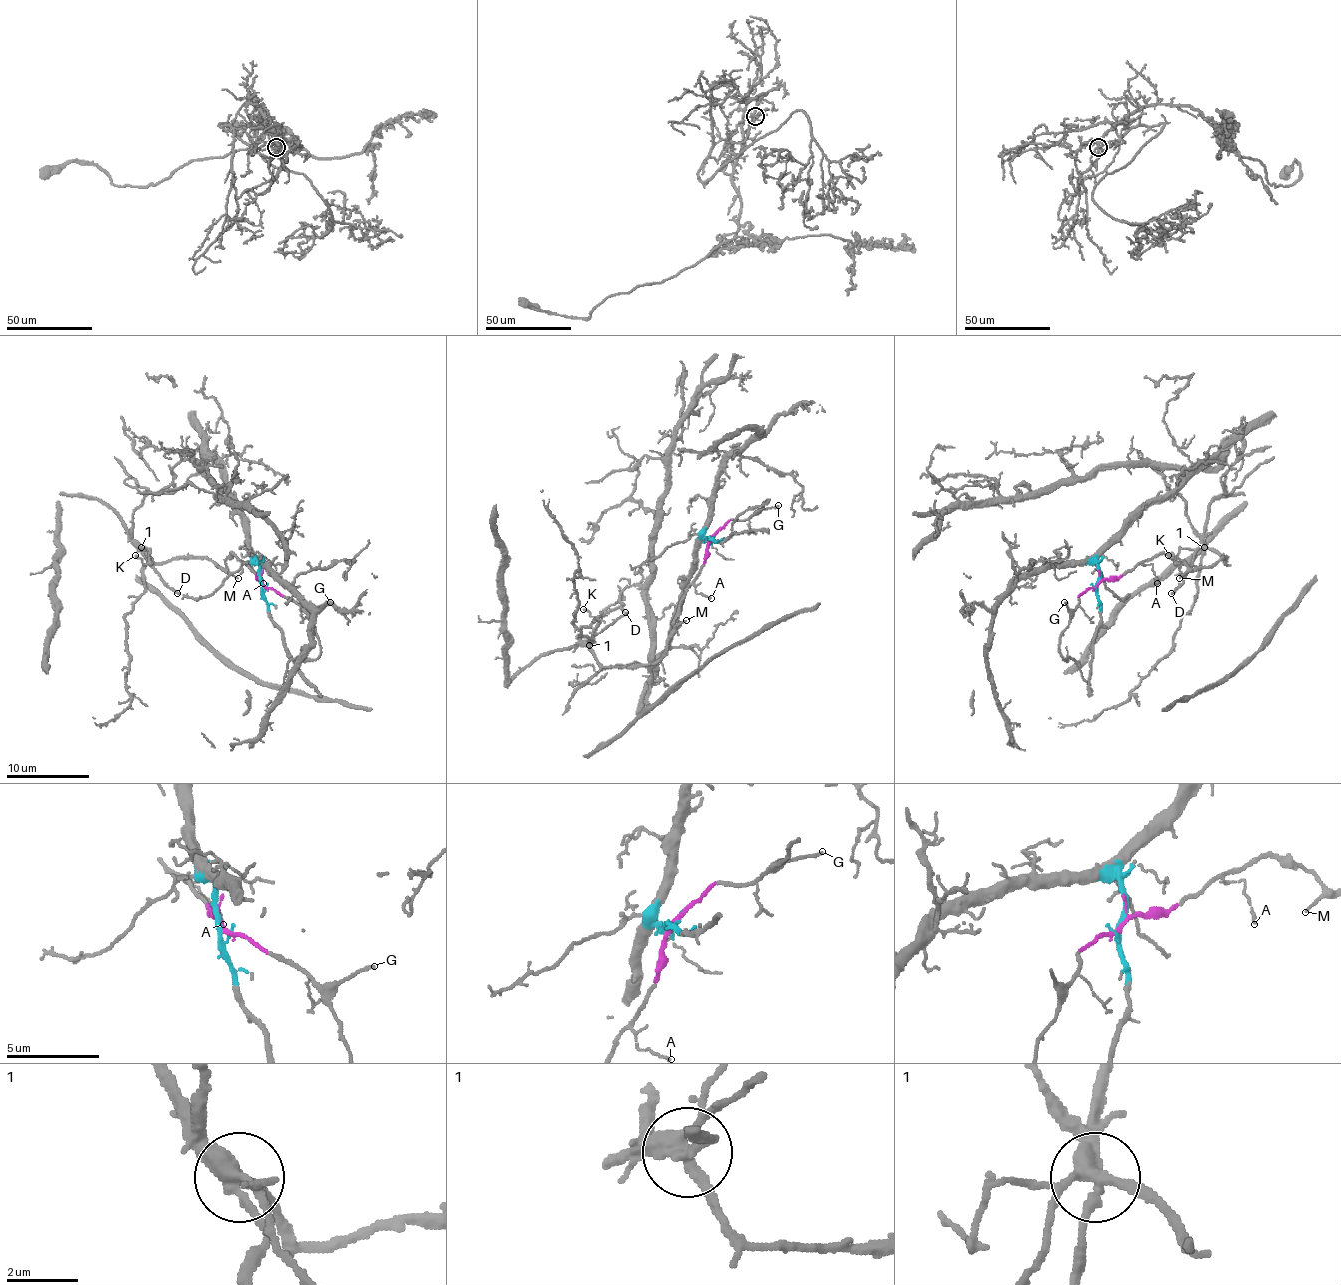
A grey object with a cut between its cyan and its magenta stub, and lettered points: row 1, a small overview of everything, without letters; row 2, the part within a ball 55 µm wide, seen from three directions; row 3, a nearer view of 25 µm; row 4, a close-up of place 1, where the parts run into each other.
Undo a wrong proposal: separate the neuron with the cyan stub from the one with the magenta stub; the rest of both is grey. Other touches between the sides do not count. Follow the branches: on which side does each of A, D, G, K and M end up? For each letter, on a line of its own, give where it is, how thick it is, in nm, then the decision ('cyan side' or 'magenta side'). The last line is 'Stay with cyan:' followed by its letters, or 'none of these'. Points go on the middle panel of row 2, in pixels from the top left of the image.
A: at (711, 598); 140 nm thick; magenta side
D: at (625, 612); 200 nm thick; magenta side
G: at (778, 505); 160 nm thick; magenta side
K: at (583, 609); 130 nm thick; magenta side
M: at (686, 620); 120 nm thick; magenta side
Stay with cyan: none of these

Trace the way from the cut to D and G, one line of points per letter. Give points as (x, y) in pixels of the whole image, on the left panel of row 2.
D: (263, 583), (234, 554), (219, 568), (209, 558), (155, 562), (141, 547), (149, 566), (178, 593)
G: (263, 583), (284, 597), (294, 599), (305, 610), (321, 607), (330, 601)

